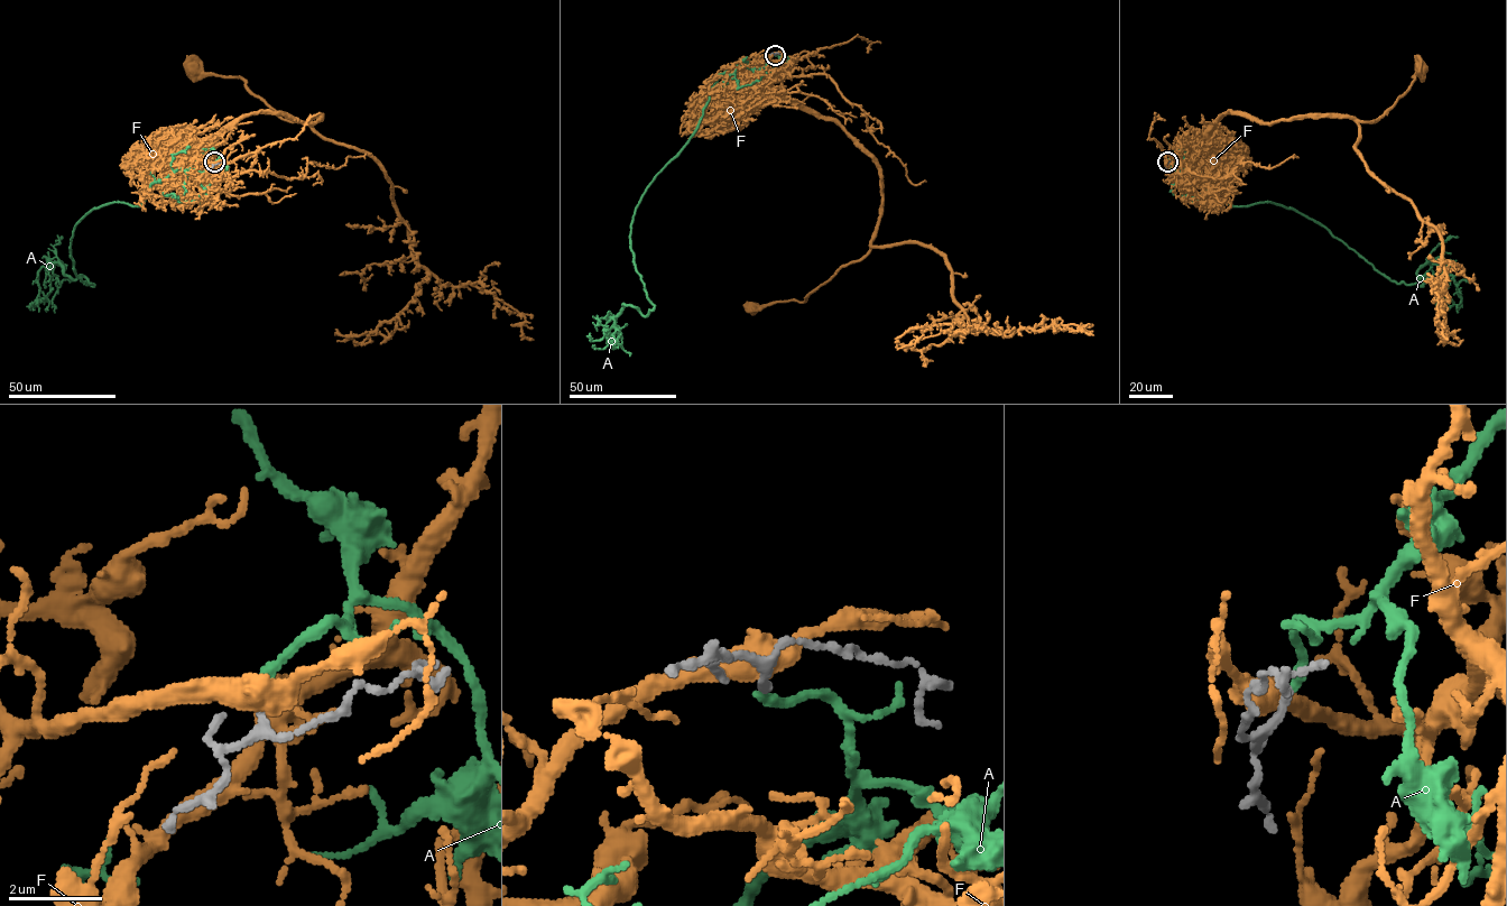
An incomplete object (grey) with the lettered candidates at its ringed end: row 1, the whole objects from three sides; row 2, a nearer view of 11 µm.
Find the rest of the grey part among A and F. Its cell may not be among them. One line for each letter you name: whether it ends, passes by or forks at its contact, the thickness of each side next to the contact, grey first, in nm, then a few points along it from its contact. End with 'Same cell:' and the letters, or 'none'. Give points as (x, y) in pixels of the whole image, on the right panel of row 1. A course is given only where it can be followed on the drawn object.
Same cell: none

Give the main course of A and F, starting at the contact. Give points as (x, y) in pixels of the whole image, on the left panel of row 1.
A: (214, 162), (138, 206), (92, 209), (70, 253), (94, 285), (47, 262), (29, 306)
F: (214, 163), (190, 151), (241, 117), (323, 117), (283, 119), (240, 77), (193, 67)

